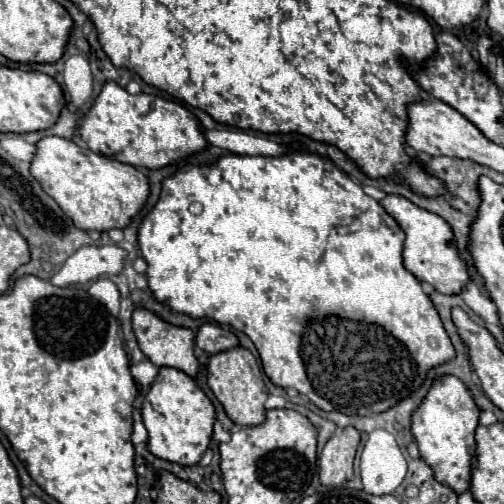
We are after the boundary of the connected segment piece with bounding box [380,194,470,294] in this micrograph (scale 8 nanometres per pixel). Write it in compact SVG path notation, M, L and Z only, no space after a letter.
M386 196L382 202L384 210L402 226L406 234L404 242L404 266L422 282L432 284L442 294L462 294L466 284L470 282L468 266L460 258L458 248L454 246L454 232L444 218L414 206L410 200L402 196Z

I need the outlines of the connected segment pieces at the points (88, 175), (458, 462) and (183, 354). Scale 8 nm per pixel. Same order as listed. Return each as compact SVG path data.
M46 136L36 144L36 156L30 170L44 192L52 196L72 218L74 226L84 232L126 228L130 220L144 208L150 196L150 184L144 172L130 164L120 164L112 158L96 154L90 148L82 148L76 142L60 136Z
M456 376L434 380L428 396L412 416L412 434L420 448L422 460L434 470L434 478L456 494L470 490L472 458L476 454L474 432L478 428L480 408L476 406L470 390Z
M136 308L132 314L132 328L134 334L138 338L138 346L140 350L146 354L146 358L156 366L156 368L176 368L186 372L188 376L196 376L198 370L198 362L194 358L194 332L188 328L180 328L174 324L164 322L162 318L158 318L154 312L144 310L144 308Z

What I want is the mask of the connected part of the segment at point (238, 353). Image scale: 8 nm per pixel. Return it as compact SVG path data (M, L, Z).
M236 346L232 350L214 354L208 362L208 386L214 392L214 396L220 400L228 418L234 424L256 426L256 424L264 422L264 418L266 418L264 402L268 398L268 390L262 380L260 366L258 366L256 358L250 354L250 350Z

